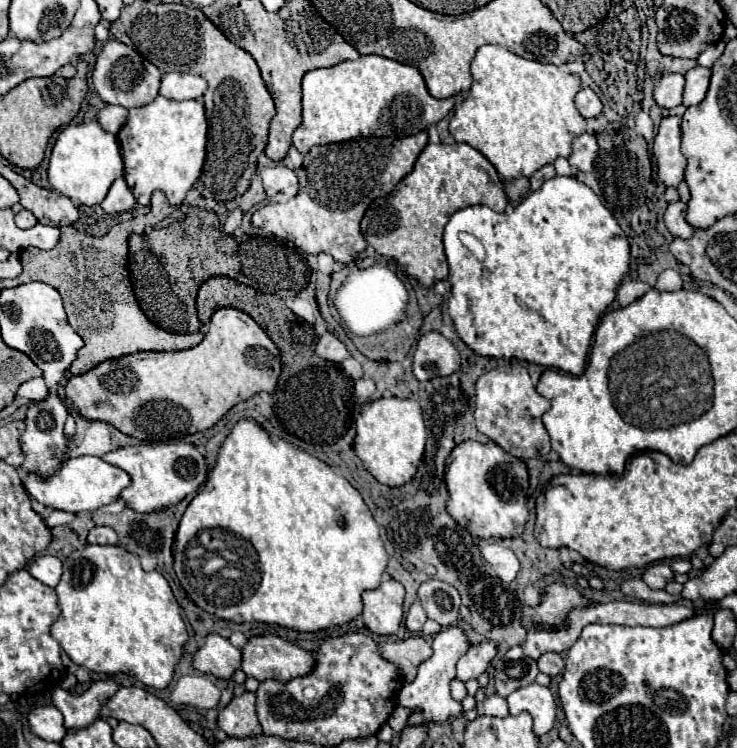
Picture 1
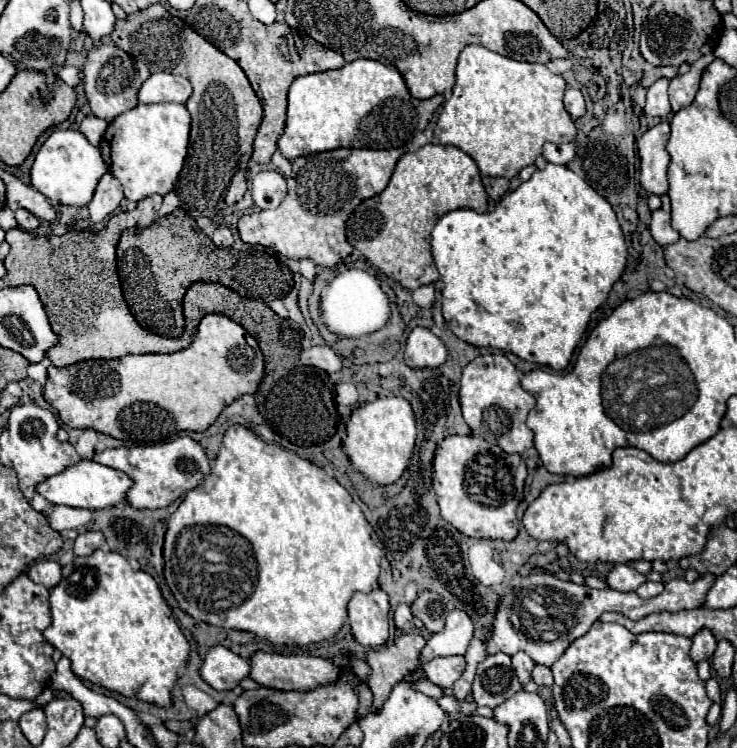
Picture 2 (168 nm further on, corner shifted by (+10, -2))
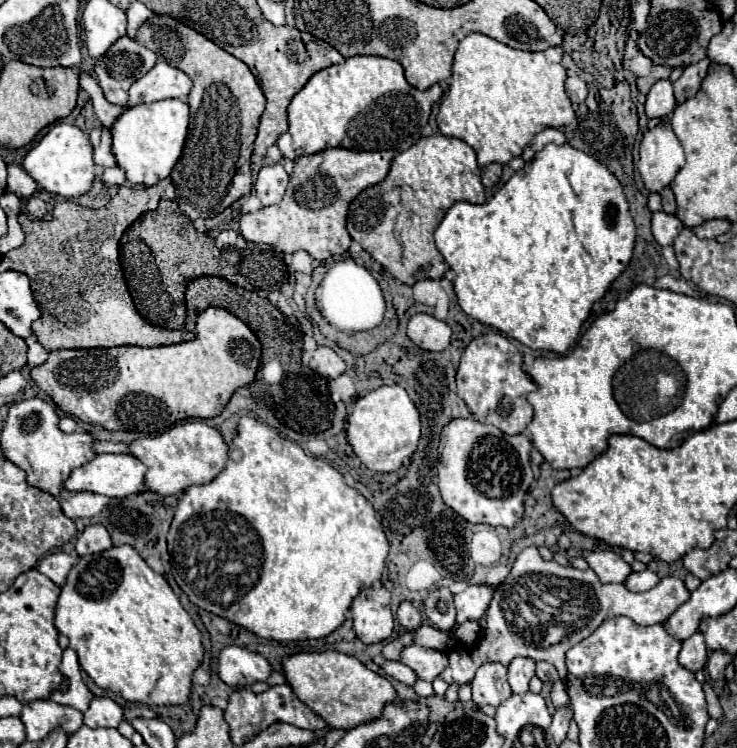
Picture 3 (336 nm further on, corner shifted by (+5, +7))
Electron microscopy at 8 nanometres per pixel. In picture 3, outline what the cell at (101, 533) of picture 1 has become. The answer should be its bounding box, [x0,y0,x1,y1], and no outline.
[76,525,112,557]

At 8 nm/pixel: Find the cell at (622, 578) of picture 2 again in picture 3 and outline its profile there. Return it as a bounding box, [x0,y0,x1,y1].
[584,551,632,583]

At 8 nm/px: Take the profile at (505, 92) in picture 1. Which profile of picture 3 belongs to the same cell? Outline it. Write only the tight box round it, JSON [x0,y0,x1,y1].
[436,33,578,167]

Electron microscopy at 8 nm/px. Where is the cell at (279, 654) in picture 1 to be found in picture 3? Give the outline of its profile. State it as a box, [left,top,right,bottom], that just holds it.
[282,651,396,729]

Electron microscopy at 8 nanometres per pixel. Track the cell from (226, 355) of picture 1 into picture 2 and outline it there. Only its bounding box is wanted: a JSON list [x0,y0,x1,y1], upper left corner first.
[45,314,265,444]

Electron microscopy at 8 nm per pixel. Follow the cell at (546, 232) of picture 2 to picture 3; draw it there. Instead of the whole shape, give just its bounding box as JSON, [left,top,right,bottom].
[434,143,636,353]

